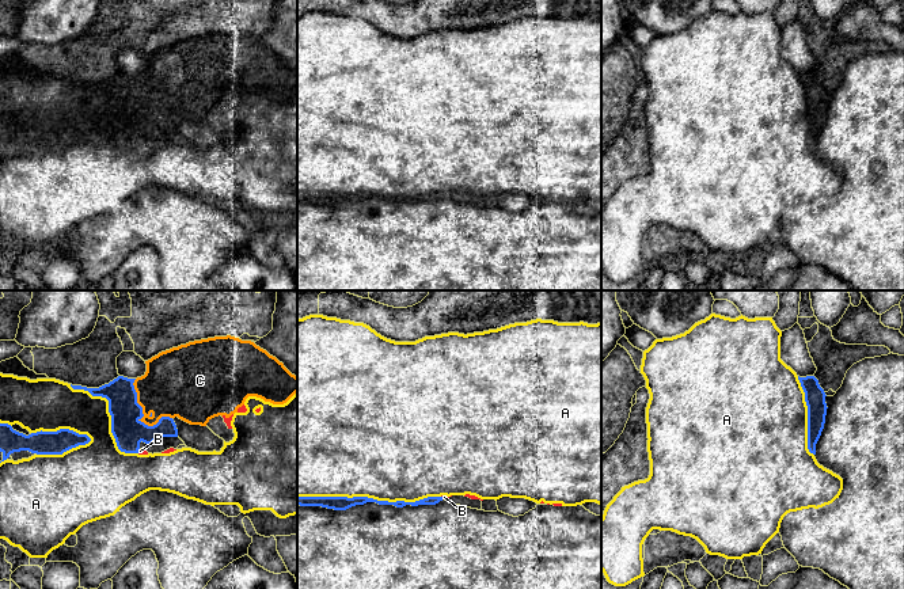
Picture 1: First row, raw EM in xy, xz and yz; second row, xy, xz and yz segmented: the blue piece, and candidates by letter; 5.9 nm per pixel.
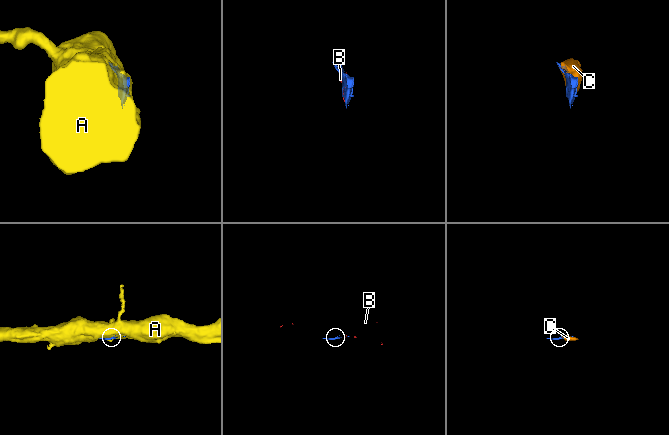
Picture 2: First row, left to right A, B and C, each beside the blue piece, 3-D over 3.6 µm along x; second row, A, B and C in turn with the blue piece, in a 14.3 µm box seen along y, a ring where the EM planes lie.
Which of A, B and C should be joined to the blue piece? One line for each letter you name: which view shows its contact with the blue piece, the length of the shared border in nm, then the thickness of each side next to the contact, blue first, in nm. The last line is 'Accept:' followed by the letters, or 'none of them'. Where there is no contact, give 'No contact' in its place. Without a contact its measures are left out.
C: Touches blue in xy. Shared border 320 nm. Thickness 180 nm (blue) against 360 nm
Accept: C

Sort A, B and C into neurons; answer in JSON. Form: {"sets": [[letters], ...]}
{"sets": [["A", "B"], ["C"]]}

